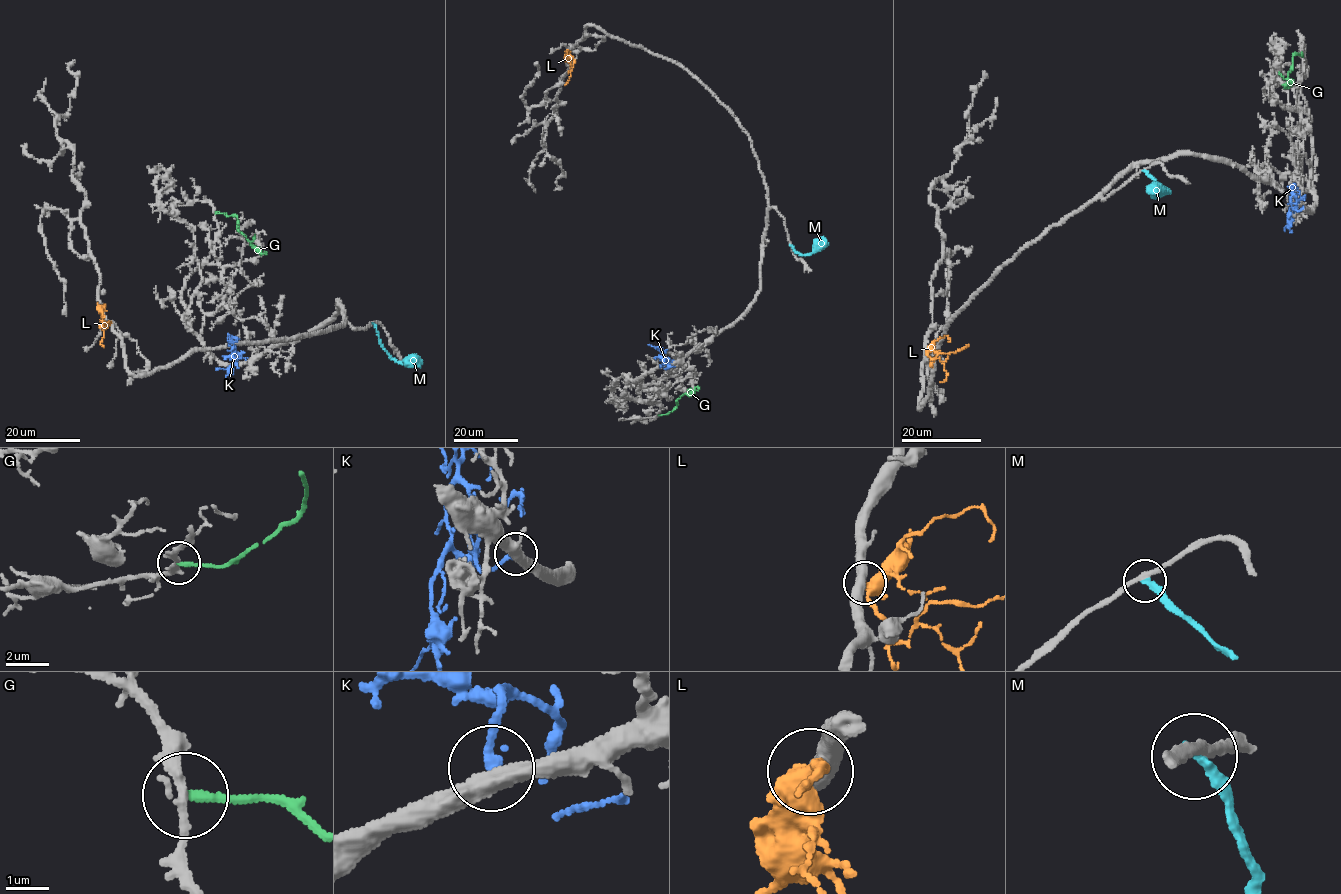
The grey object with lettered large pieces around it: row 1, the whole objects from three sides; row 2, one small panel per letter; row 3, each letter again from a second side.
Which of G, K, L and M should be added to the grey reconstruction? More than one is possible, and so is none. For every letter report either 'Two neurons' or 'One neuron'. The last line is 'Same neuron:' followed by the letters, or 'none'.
G: Two neurons
K: One neuron
L: Two neurons
M: Two neurons
Same neuron: K

